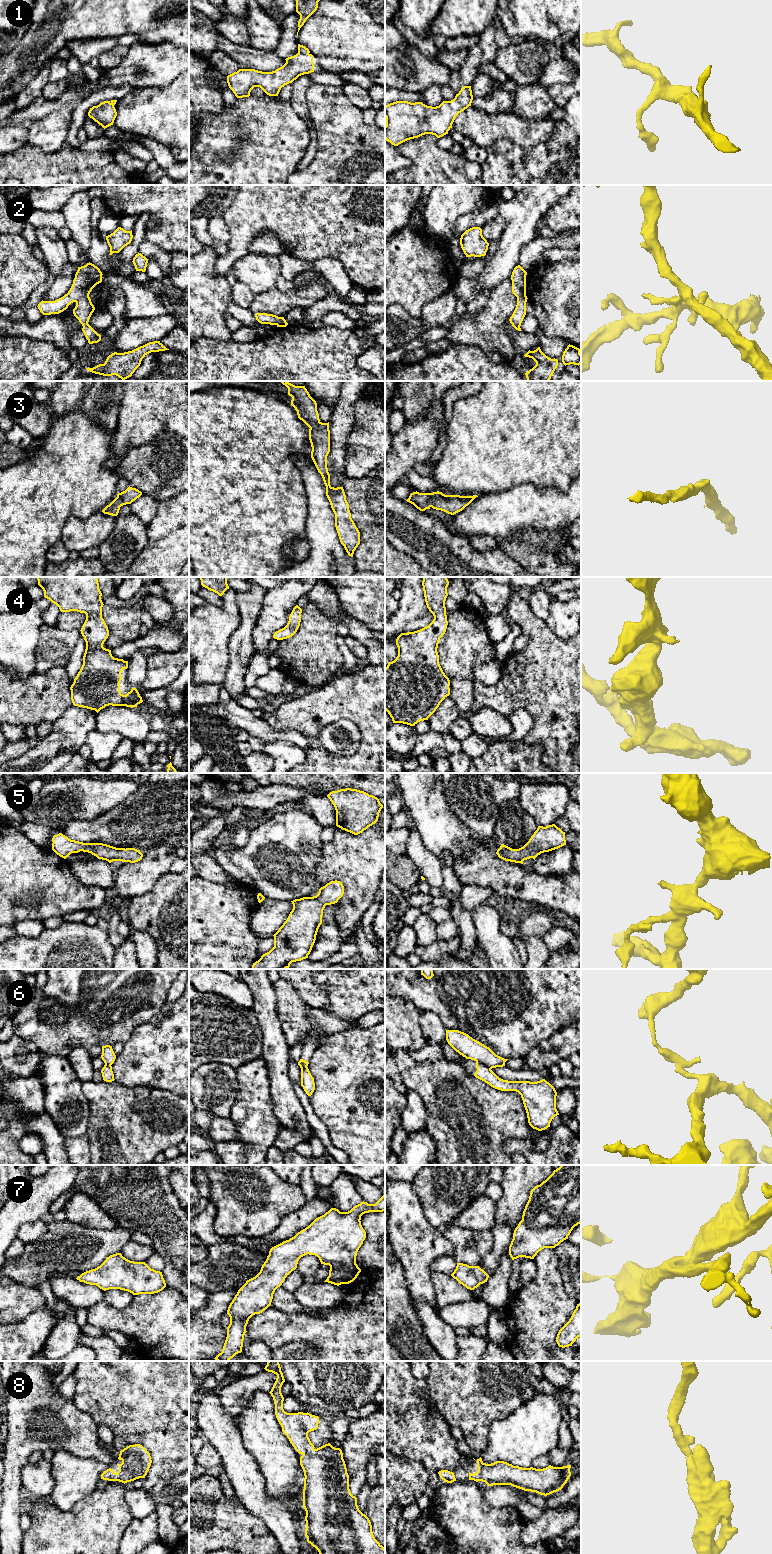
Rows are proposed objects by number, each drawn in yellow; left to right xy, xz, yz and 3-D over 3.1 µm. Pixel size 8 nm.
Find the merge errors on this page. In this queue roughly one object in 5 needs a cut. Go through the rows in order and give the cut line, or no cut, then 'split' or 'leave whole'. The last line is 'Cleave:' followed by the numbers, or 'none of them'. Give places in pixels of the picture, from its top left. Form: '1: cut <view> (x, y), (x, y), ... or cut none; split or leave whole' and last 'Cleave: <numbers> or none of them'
1: cut none; leave whole
2: cut xy (88, 294), (76, 302); split
3: cut none; leave whole
4: cut none; leave whole
5: cut none; leave whole
6: cut yz (476, 1061), (482, 1062), (490, 1069); split
7: cut none; leave whole
8: cut none; leave whole
Cleave: 2, 6

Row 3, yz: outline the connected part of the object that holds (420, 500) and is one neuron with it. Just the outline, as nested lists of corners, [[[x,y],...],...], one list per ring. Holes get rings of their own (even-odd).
[[[416,491],[411,493],[406,501],[413,504],[420,511],[425,511],[432,507],[454,515],[462,511],[476,497],[478,496],[445,495],[439,491],[433,493],[419,493]]]

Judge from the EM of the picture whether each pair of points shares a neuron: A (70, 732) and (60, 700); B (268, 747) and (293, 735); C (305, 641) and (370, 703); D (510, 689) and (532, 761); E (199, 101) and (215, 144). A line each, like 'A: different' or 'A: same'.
A: different
B: different
C: different
D: different
E: different

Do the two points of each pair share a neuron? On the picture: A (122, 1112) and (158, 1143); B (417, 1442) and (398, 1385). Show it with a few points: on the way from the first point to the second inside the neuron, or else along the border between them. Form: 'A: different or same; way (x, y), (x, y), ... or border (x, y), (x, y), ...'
A: same; way (131, 1119), (149, 1134)
B: same; way (413, 1428), (410, 1425), (410, 1409), (400, 1399)

